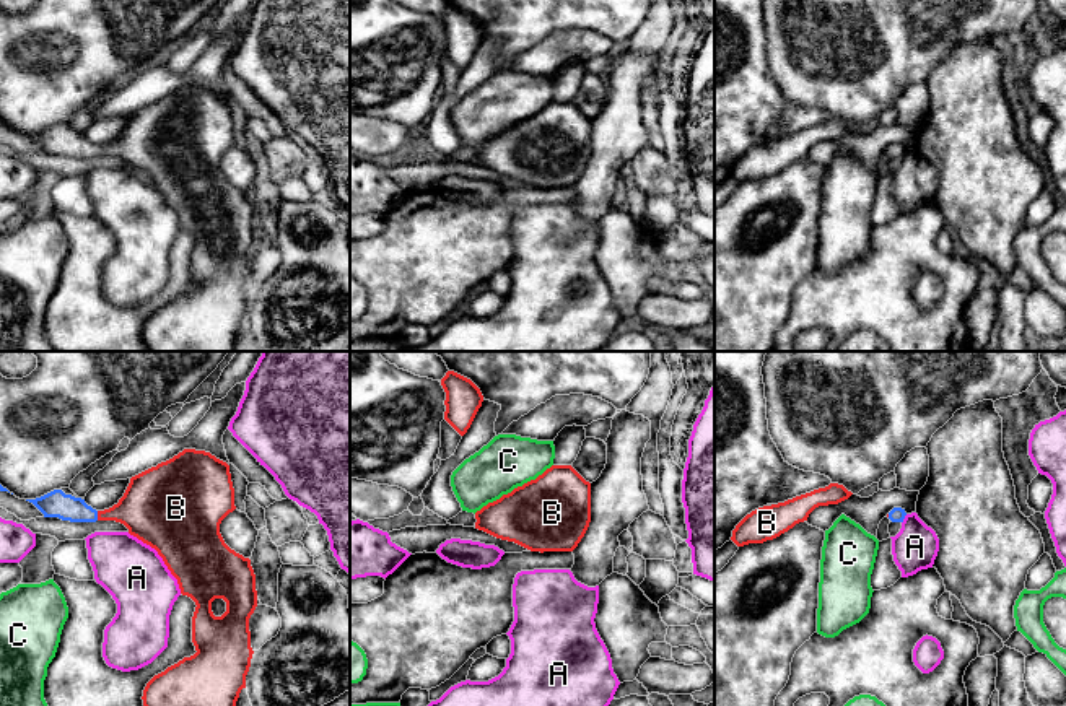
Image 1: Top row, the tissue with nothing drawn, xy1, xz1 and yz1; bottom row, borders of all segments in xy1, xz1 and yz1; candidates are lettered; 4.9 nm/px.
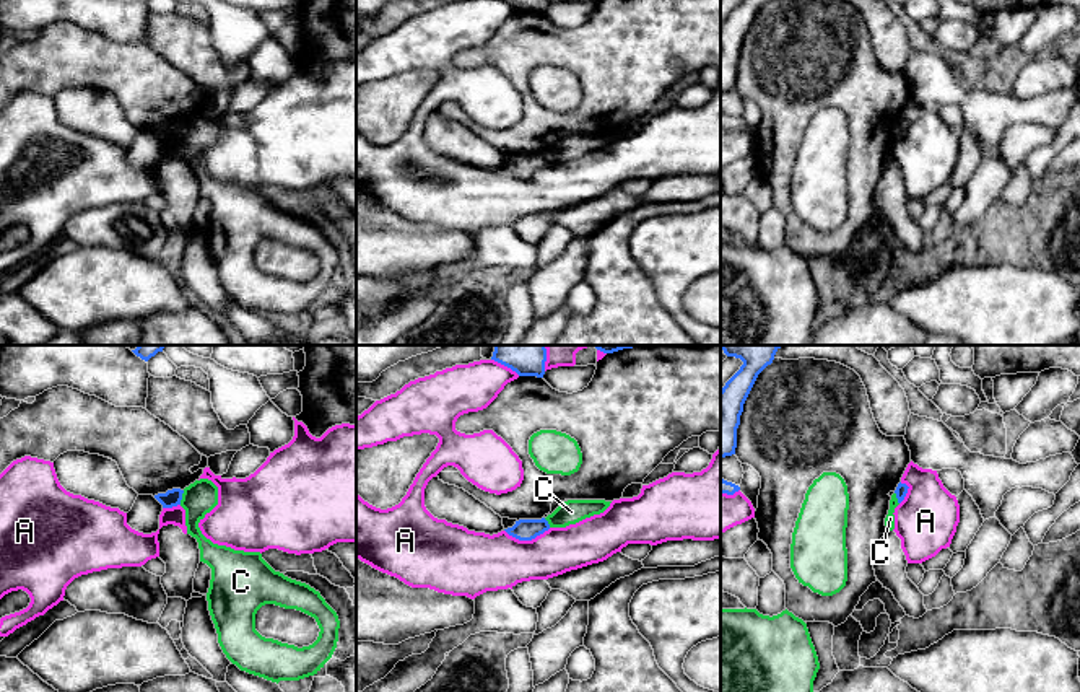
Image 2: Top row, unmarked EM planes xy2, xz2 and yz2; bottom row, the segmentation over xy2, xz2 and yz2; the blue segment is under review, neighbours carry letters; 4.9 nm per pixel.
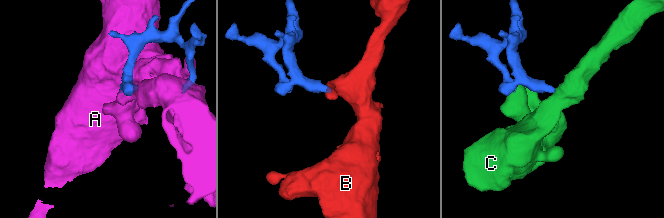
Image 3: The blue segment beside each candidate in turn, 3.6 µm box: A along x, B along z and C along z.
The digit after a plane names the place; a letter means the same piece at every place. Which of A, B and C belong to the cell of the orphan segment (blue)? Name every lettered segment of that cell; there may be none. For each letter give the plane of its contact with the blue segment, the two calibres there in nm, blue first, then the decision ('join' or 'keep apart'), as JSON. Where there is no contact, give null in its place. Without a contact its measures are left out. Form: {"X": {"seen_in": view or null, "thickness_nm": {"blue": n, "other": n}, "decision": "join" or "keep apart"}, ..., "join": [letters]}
{"A": {"seen_in": "xz2", "thickness_nm": {"blue": 110, "other": 280}, "decision": "keep apart"}, "B": {"seen_in": "xy1", "thickness_nm": {"blue": 130, "other": 260}, "decision": "join"}, "C": {"seen_in": "xy2", "thickness_nm": {"blue": 80, "other": 160}, "decision": "keep apart"}, "join": ["B"]}

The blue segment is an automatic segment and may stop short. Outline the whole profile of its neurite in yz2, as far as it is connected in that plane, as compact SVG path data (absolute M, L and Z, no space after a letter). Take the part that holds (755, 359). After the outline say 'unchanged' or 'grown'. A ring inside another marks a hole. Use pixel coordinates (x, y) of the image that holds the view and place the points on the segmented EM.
M721 345L727 357L743 361L740 370L721 389L721 458L735 454L737 428L743 404L758 374L773 363L782 345Z; unchanged

